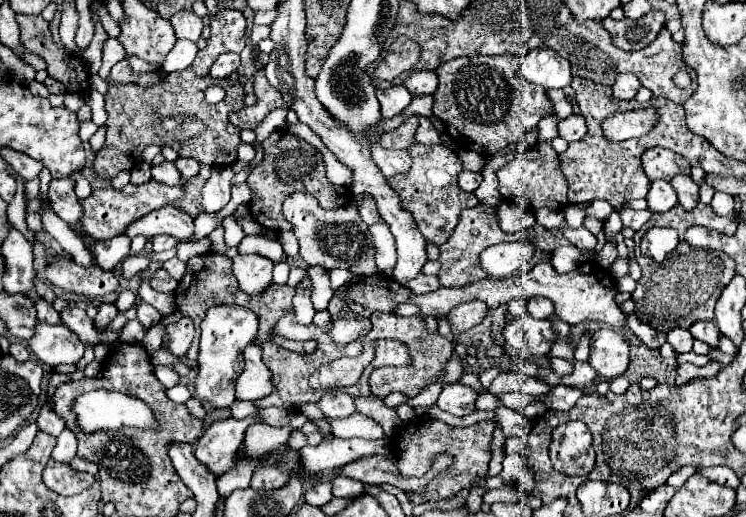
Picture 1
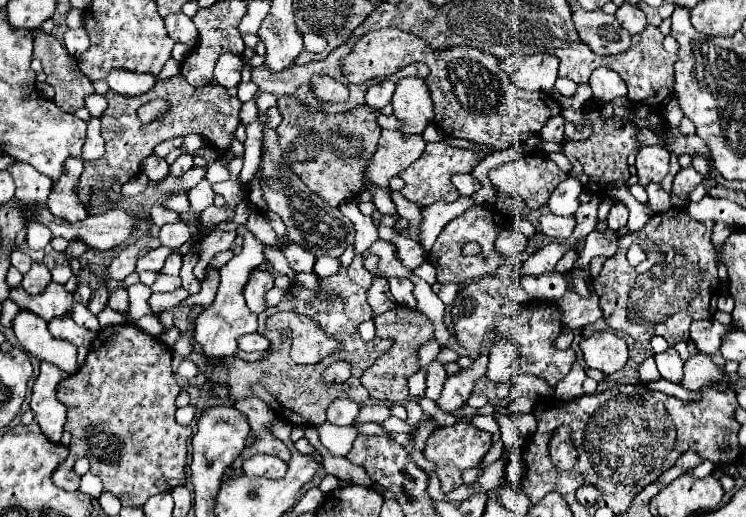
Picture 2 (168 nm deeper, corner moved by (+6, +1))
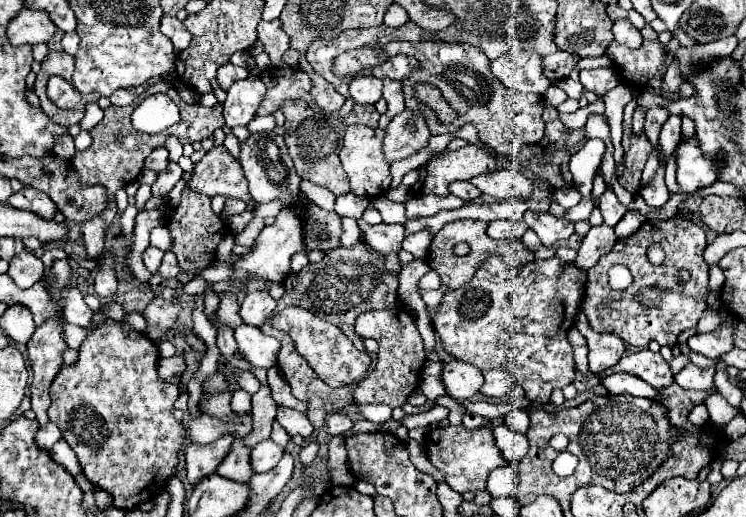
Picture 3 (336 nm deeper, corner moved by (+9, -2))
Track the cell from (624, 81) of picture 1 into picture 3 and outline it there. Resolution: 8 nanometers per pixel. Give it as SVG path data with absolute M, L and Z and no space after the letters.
M602 67L602 69L582 69L580 71L580 83L584 89L594 91L598 97L606 95L610 89L618 85L618 73L612 67Z

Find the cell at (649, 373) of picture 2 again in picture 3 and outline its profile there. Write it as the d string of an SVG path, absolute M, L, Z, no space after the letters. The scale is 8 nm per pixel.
M608 375L600 379L600 385L606 389L608 395L620 395L620 393L632 393L638 397L658 397L658 391L648 387L646 383L640 383L634 375Z

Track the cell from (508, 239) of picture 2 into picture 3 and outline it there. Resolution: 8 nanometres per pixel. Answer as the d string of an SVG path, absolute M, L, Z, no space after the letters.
M496 219L488 223L488 235L494 239L522 239L528 225L514 219Z

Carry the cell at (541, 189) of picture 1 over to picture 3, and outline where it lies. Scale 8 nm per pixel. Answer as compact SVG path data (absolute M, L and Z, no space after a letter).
M500 169L488 175L478 175L470 181L480 193L490 195L498 201L522 197L528 199L532 195L532 179L524 177L514 169Z

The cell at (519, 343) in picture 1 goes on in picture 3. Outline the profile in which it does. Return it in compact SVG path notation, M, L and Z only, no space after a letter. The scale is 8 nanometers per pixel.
M500 369L484 373L484 379L486 379L486 381L484 381L480 393L486 395L486 397L496 397L496 399L500 399L500 397L504 397L504 395L512 389L512 385L514 385L512 377L510 377L506 371L500 371Z

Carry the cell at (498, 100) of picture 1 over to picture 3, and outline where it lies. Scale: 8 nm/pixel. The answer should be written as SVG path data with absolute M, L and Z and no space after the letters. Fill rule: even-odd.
M394 41L383 47L356 49L340 55L334 63L334 71L338 75L356 75L362 69L380 65L381 62L394 55L408 55L414 57L420 63L420 69L410 73L404 81L404 97L406 97L406 109L418 111L424 115L426 125L432 135L444 135L444 133L456 133L462 125L472 123L478 129L480 141L502 155L516 157L522 149L522 145L528 143L540 143L544 139L544 121L542 121L542 97L532 93L520 93L506 89L504 83L500 83L490 71L488 63L490 59L476 47L466 43L446 43L446 41ZM418 83L432 83L436 85L444 99L460 113L456 123L442 125L436 119L436 113L428 107L420 105L414 99L414 87Z

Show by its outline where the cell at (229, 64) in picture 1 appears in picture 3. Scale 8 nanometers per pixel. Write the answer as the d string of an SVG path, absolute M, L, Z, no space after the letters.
M226 63L224 67L220 67L220 71L218 71L218 75L216 75L218 85L220 85L220 89L224 89L224 91L228 91L234 81L240 81L240 79L246 79L246 77L248 77L248 69L236 67L236 65L232 65L232 63Z

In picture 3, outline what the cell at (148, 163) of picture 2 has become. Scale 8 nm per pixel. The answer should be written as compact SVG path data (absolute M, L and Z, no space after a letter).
M156 147L148 157L146 157L146 163L144 167L152 169L152 171L164 171L164 167L168 165L168 151L164 147Z

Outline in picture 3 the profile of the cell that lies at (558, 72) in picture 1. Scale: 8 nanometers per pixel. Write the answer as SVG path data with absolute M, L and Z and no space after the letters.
M510 49L502 57L490 63L490 71L506 87L520 93L544 95L550 81L542 75L542 59L536 53L522 49Z

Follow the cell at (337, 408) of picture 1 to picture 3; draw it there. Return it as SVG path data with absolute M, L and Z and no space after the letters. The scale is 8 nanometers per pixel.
M334 413L334 415L328 417L326 425L328 425L328 433L330 435L342 435L352 427L352 421L342 413Z

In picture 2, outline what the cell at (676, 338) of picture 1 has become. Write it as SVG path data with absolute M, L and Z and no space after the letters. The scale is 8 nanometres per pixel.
M669 346L663 354L655 356L657 360L657 368L661 372L661 378L671 380L671 382L681 382L683 378L683 360L677 354L677 350L673 346Z

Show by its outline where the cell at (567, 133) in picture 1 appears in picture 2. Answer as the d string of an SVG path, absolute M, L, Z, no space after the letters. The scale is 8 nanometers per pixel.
M553 116L551 120L547 120L547 124L541 128L541 138L543 142L551 142L551 144L563 144L563 116Z

